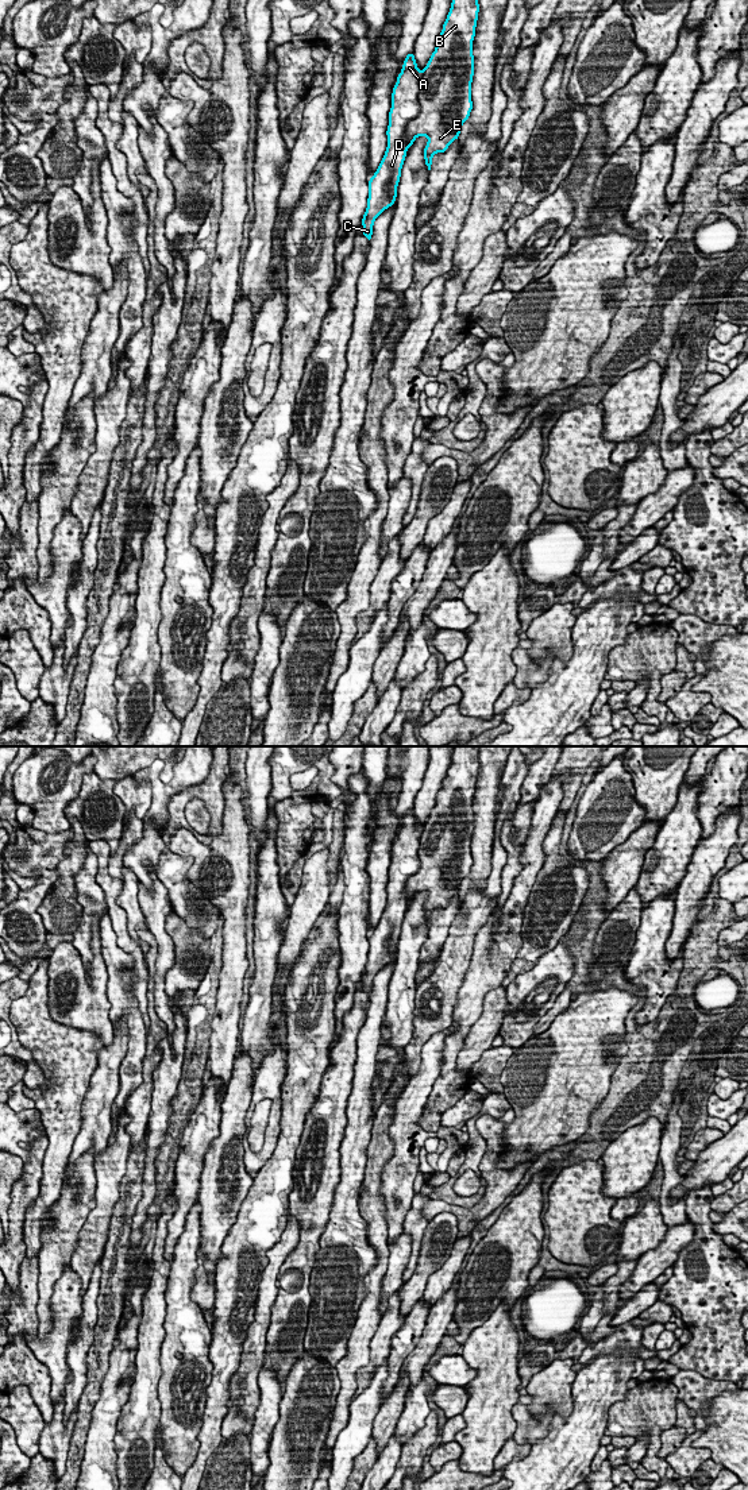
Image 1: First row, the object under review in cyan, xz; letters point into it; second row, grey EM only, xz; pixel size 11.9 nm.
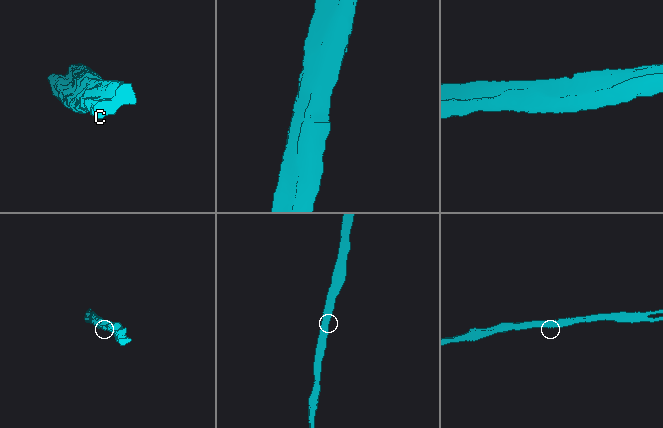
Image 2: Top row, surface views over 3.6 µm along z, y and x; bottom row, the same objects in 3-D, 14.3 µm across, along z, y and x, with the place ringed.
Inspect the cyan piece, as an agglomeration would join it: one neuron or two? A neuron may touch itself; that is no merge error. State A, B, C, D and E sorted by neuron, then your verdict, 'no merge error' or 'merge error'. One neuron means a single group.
groups A C D / B E; merge error

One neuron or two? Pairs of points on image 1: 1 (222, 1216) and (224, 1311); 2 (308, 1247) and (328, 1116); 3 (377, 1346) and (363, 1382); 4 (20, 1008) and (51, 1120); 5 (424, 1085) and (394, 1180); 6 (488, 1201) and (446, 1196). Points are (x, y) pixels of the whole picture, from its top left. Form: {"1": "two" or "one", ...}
{"1": "two", "2": "one", "3": "one", "4": "one", "5": "one", "6": "two"}

